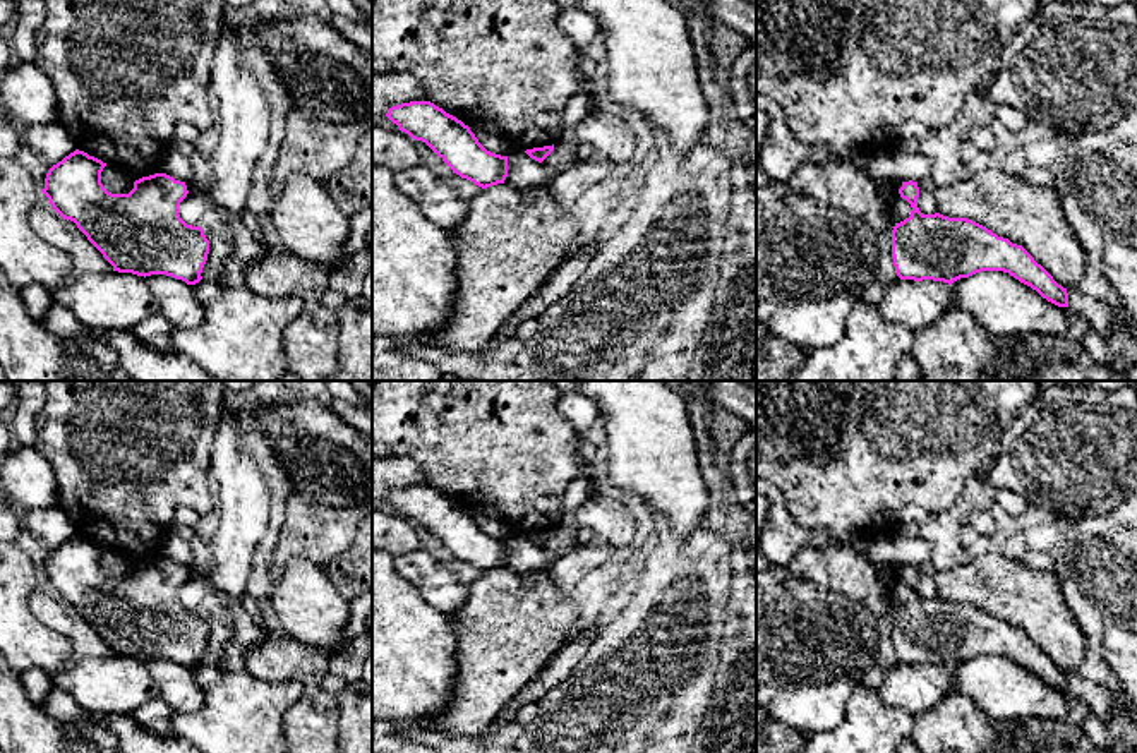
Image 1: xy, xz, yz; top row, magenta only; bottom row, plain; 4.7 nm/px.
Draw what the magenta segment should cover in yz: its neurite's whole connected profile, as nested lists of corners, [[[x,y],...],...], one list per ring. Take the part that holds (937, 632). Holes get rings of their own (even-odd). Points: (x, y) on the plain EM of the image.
[[[902,566],[899,573],[912,595],[892,614],[892,642],[900,664],[933,664],[952,669],[981,655],[1003,655],[1036,674],[1043,683],[1068,691],[1067,672],[1008,623],[967,602],[940,597],[923,599],[917,592],[917,566]]]

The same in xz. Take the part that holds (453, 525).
[[[401,487],[386,501],[412,523],[425,527],[461,563],[482,573],[504,568],[508,540],[487,535],[468,509],[434,487]]]

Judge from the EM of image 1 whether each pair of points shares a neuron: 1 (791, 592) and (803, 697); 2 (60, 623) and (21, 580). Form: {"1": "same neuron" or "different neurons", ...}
{"1": "same neuron", "2": "different neurons"}

